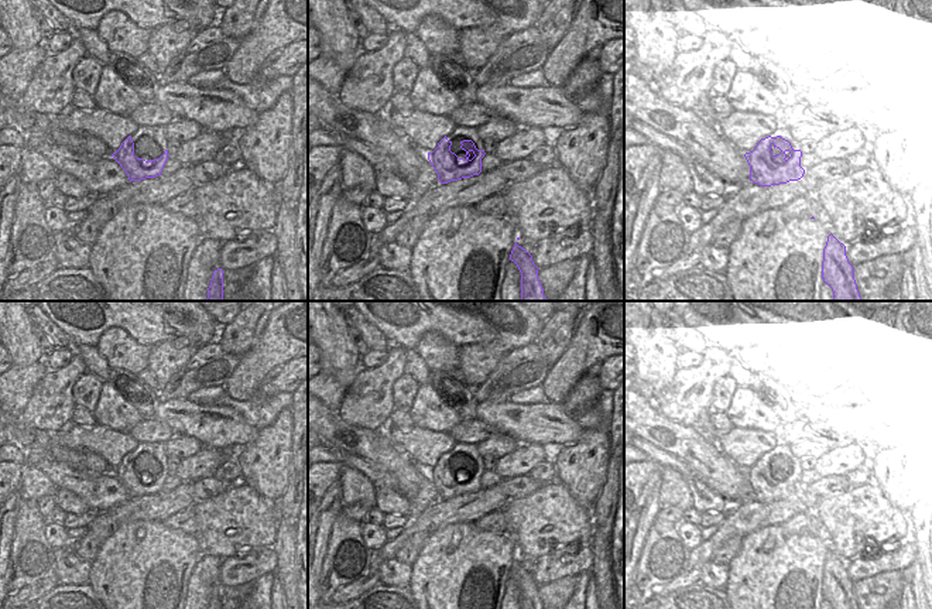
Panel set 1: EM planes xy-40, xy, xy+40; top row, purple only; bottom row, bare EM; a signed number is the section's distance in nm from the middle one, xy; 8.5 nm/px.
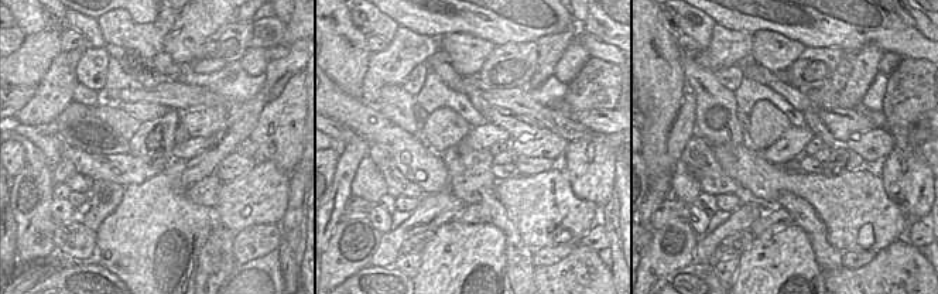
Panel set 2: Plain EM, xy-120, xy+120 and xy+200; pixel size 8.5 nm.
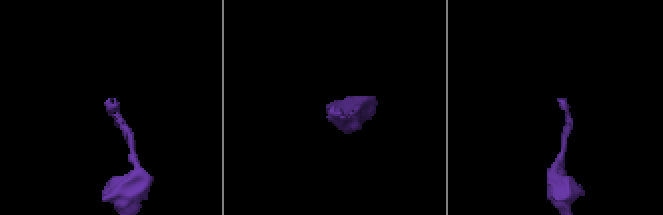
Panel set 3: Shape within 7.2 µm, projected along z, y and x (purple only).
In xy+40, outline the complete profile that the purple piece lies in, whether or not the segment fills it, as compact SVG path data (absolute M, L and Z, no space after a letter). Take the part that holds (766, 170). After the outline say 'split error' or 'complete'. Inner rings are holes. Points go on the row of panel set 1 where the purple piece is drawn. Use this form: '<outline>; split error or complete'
M778 126L744 157L750 165L750 181L760 187L798 181L805 174L801 167L801 144L792 138L787 127Z; split error

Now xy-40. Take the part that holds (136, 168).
M138 127L113 153L130 182L161 175L168 160L165 127Z; split error

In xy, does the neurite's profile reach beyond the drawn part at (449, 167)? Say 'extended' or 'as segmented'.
extended

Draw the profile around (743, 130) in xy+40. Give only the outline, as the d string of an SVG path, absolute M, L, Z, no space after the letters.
M736 110L727 117L715 116L715 124L722 137L744 154L753 151L761 138L771 136L778 127L770 116Z

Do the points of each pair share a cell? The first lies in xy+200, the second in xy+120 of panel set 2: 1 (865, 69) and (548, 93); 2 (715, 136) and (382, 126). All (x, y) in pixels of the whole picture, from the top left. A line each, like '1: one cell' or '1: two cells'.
1: two cells
2: two cells

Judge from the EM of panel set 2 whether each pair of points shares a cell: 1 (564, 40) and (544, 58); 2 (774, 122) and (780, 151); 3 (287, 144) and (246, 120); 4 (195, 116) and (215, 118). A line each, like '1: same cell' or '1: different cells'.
1: same cell
2: different cells
3: different cells
4: same cell

